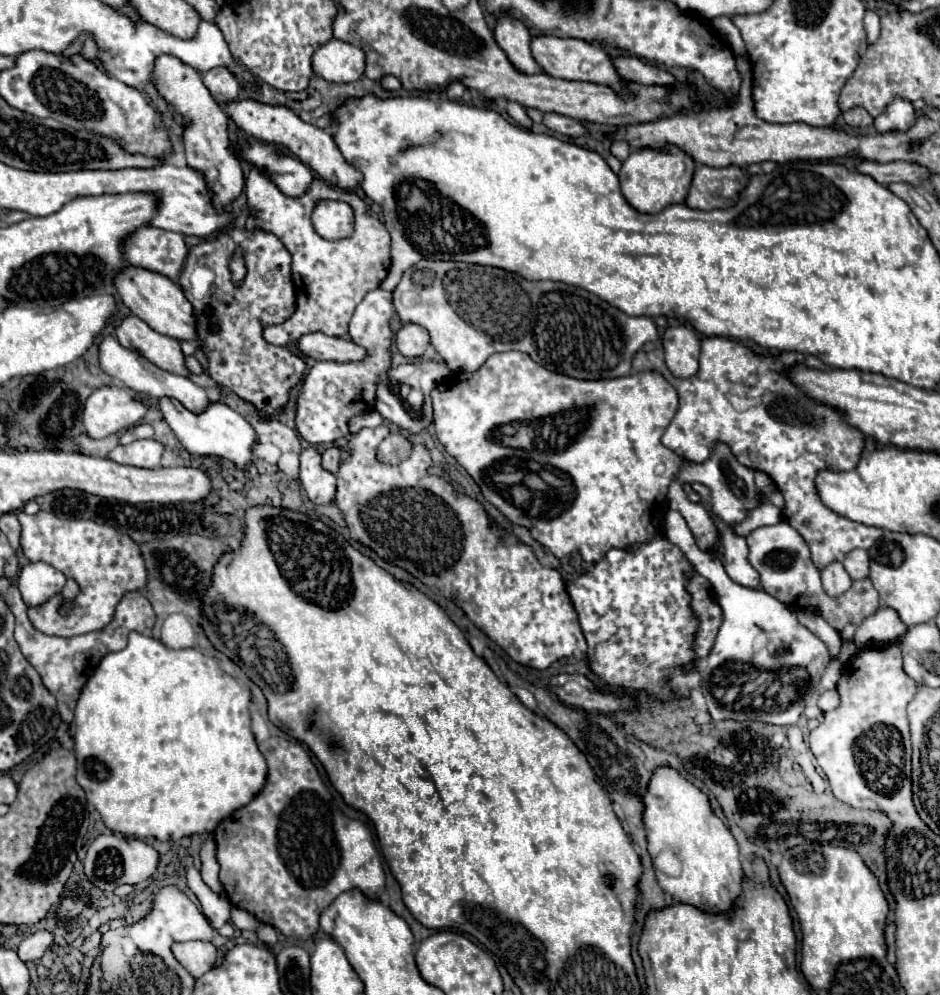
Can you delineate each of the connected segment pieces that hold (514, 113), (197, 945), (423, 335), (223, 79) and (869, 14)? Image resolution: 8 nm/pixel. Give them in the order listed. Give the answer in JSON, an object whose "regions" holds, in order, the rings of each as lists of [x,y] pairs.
{"regions":[[[[508,102],[508,114],[522,126],[532,126],[532,120],[528,118],[526,110],[518,102]]],[[[180,942],[172,946],[172,952],[194,978],[200,978],[212,970],[218,958],[218,950],[210,942]]],[[[404,324],[396,332],[396,346],[406,358],[420,358],[430,346],[430,334],[418,324]]],[[[214,68],[206,74],[202,74],[202,82],[220,106],[234,102],[238,96],[238,80],[226,68]]],[[[866,10],[864,14],[864,28],[866,28],[866,34],[868,34],[868,42],[876,42],[878,40],[878,34],[880,34],[880,20],[878,20],[878,14],[874,10]]]]}

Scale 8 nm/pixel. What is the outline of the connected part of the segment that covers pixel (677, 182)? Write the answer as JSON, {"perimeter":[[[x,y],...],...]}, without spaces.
{"perimeter":[[[666,146],[666,150],[658,148],[636,148],[630,156],[622,162],[622,170],[618,174],[620,188],[624,198],[638,210],[646,214],[656,214],[670,204],[682,204],[692,176],[694,176],[694,160],[680,150],[678,146]]]}

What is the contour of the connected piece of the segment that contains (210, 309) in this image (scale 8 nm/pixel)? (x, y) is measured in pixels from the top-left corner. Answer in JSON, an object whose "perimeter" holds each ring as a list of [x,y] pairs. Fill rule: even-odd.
{"perimeter":[[[228,228],[214,238],[196,244],[186,260],[186,268],[180,276],[180,286],[186,298],[194,306],[198,320],[198,342],[206,352],[208,366],[206,372],[224,388],[230,388],[246,402],[254,404],[264,416],[276,414],[286,402],[290,388],[296,386],[304,376],[304,362],[284,346],[272,346],[264,340],[264,326],[280,324],[288,320],[296,308],[296,296],[290,274],[290,254],[282,242],[262,230]],[[236,248],[244,250],[248,274],[242,286],[234,286],[228,270],[228,262]],[[192,264],[192,266],[188,266]],[[196,266],[210,266],[216,272],[216,282],[212,292],[202,300],[192,298],[188,276]]]}

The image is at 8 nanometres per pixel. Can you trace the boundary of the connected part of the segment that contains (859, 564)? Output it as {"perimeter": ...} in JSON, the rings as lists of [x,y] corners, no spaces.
{"perimeter":[[[856,548],[856,550],[848,552],[842,564],[844,564],[844,568],[852,580],[868,578],[868,552],[866,550]]]}

